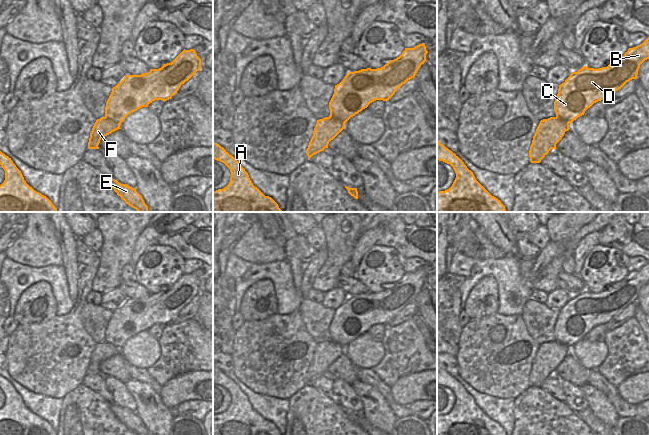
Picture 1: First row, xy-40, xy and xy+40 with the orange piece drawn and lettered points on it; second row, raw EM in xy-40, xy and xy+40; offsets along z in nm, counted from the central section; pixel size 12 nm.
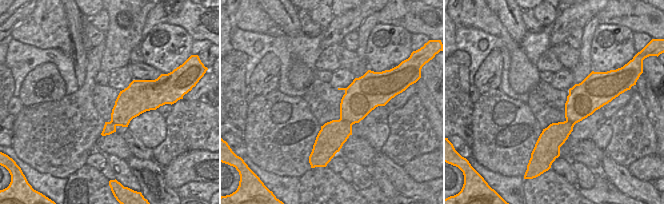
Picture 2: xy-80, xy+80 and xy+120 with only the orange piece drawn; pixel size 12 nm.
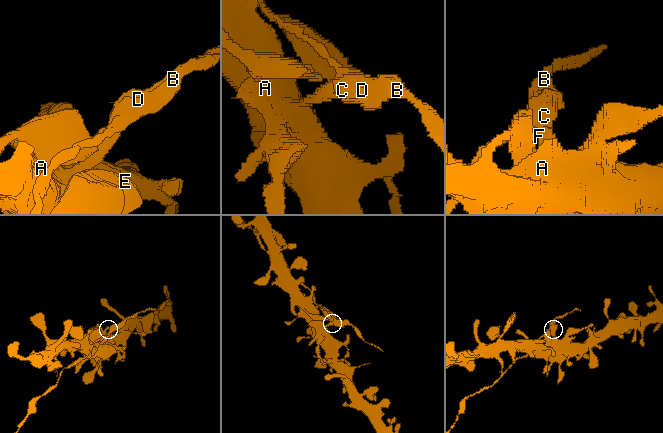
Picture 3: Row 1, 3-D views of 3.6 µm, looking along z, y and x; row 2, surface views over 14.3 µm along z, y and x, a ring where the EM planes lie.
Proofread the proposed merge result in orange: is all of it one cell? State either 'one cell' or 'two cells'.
two cells

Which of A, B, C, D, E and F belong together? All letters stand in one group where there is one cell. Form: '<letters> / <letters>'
A E F / B C D

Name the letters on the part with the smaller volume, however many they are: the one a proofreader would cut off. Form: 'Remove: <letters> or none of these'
Remove: B, C, D

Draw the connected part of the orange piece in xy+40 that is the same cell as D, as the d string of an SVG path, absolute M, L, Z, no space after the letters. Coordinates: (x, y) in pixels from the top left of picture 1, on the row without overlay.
M649 261L640 269L629 272L607 291L599 293L583 291L572 296L559 309L554 325L554 335L568 347L572 347L594 327L606 324L627 306L637 303L640 289L649 283Z

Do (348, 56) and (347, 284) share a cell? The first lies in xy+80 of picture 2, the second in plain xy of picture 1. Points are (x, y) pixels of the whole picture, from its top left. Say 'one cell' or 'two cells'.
one cell

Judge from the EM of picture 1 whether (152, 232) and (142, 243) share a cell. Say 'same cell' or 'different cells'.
same cell

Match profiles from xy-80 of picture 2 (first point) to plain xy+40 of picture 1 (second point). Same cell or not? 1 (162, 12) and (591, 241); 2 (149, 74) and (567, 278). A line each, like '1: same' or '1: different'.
1: same
2: same

